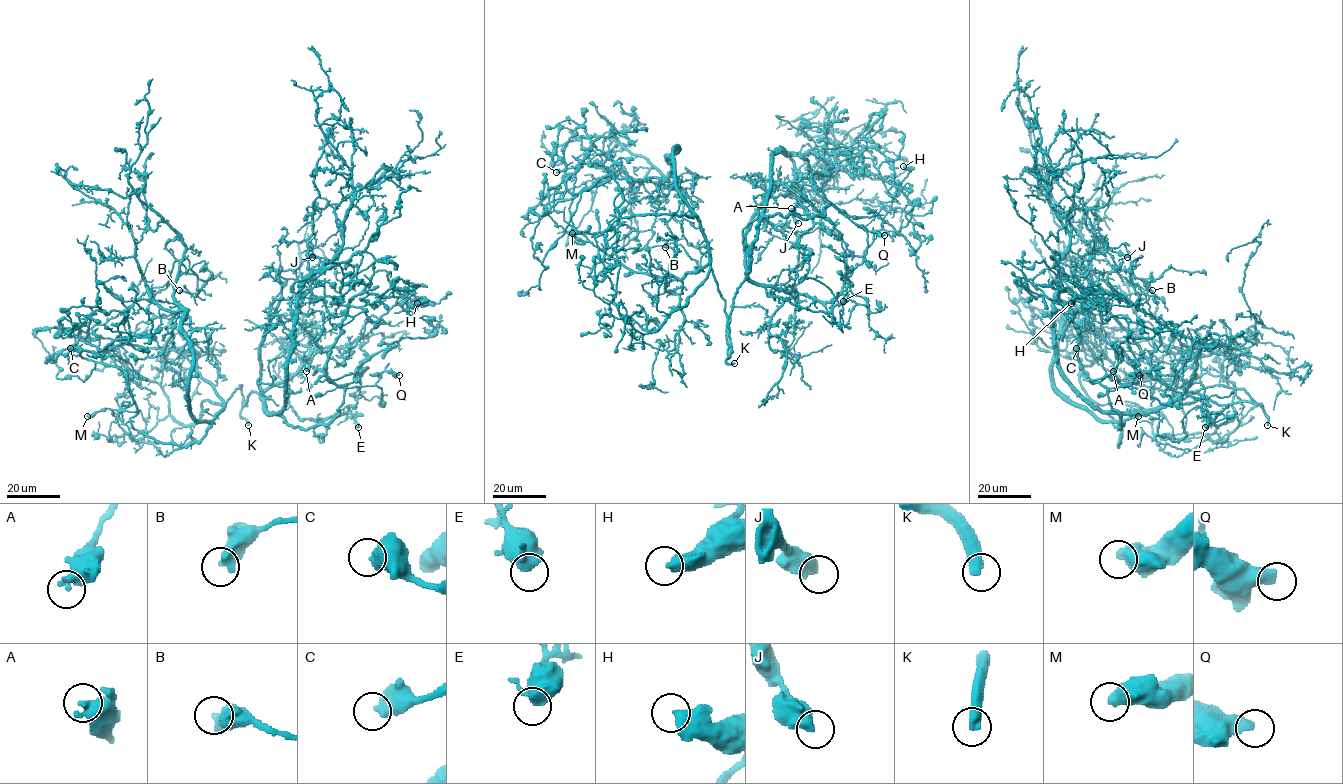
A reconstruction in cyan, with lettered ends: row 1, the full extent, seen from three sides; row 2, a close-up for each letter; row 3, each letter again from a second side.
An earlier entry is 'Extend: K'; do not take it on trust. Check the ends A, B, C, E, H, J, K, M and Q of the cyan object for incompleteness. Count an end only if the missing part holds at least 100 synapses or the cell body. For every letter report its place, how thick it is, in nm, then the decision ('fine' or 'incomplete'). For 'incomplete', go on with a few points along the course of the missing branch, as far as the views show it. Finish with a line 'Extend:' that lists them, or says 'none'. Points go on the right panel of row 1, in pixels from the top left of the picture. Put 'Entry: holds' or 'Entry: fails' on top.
Entry: holds
A: place (1113, 371); calibre 480 nm; fine
B: place (1152, 290); calibre 550 nm; fine
C: place (1076, 348); calibre 600 nm; fine
E: place (1205, 427); calibre 460 nm; fine
H: place (1071, 303); calibre 500 nm; fine
J: place (1127, 257); calibre 500 nm; fine
K: place (1267, 425); calibre 440 nm; incomplete; course (1267, 425), (1266, 465), (1239, 500), (1224, 497), (1200, 479), (1190, 477), (1185, 477), (1160, 497)
M: place (1138, 416); calibre 650 nm; fine
Q: place (1139, 375); calibre 500 nm; fine
Extend: K

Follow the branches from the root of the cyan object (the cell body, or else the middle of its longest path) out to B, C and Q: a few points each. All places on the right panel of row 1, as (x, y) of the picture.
B: (1259, 403), (1243, 389), (1208, 386), (1101, 420), (1055, 386), (1055, 341), (1093, 273), (1110, 292), (1152, 290)
C: (1259, 403), (1243, 389), (1206, 386), (1130, 416), (1119, 446), (1122, 430), (1079, 379), (1098, 359), (1076, 348)
Q: (1259, 403), (1217, 404), (1187, 392), (1123, 413), (1118, 429), (1108, 389), (1139, 375)

